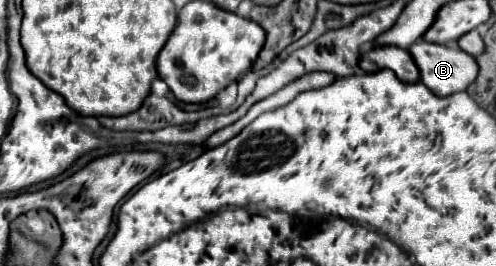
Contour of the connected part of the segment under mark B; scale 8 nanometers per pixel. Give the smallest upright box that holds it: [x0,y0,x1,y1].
[409,41,477,97]

